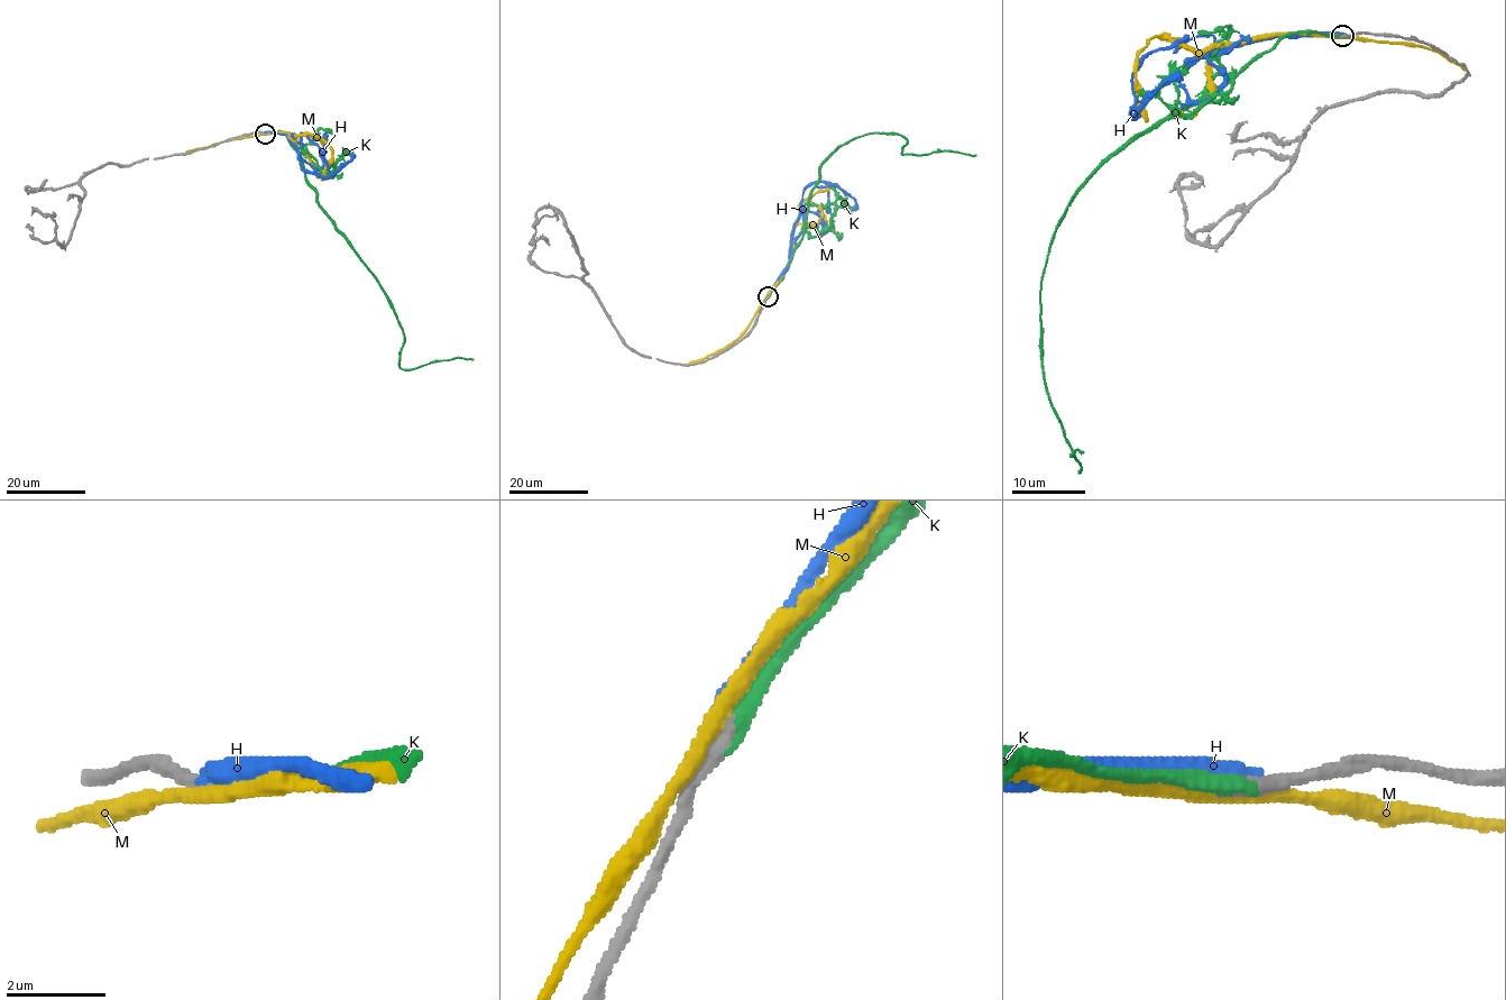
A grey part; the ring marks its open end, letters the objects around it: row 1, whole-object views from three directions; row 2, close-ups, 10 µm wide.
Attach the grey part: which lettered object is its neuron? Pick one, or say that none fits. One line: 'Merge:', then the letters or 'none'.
Merge: K

